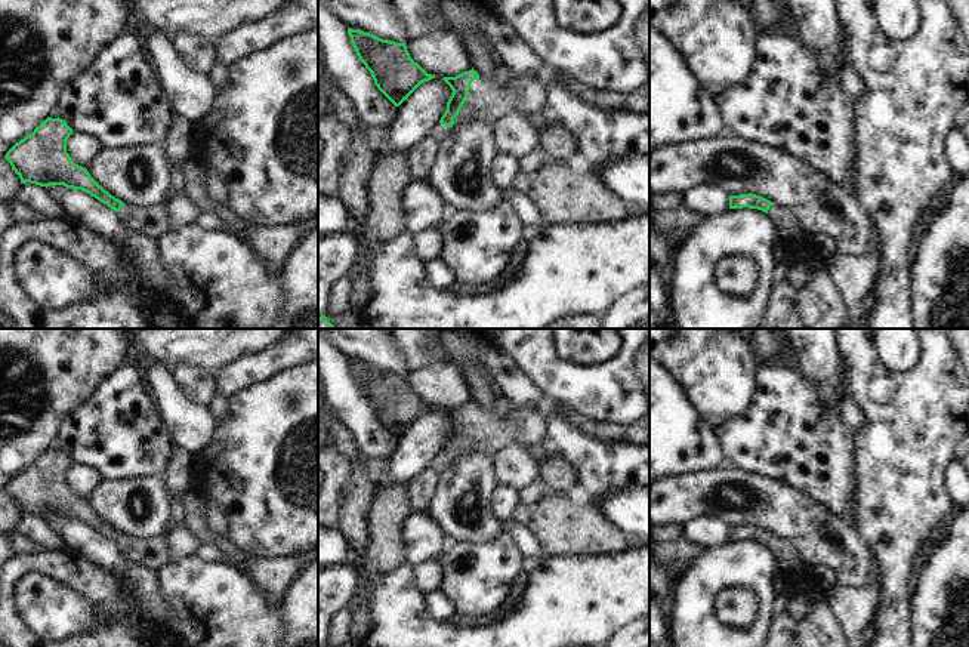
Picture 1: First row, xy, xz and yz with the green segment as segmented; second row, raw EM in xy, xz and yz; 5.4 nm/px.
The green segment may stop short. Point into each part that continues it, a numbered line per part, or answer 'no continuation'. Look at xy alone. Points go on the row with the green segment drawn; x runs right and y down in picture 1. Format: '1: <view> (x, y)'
1: xy (154, 222)

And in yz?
1: yz (789, 227)

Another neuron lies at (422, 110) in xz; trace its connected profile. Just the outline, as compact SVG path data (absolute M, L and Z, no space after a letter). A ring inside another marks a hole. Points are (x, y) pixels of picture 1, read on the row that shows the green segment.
M435 77L422 83L399 107L395 118L382 127L385 144L380 155L405 154L429 136L431 129L439 123L447 110L447 102L453 93L451 87Z

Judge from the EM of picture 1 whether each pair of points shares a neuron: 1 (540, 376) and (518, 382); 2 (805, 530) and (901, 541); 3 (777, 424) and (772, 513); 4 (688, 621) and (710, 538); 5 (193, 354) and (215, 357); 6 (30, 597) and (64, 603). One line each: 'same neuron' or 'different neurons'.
1: different neurons
2: different neurons
3: different neurons
4: different neurons
5: same neuron
6: same neuron

